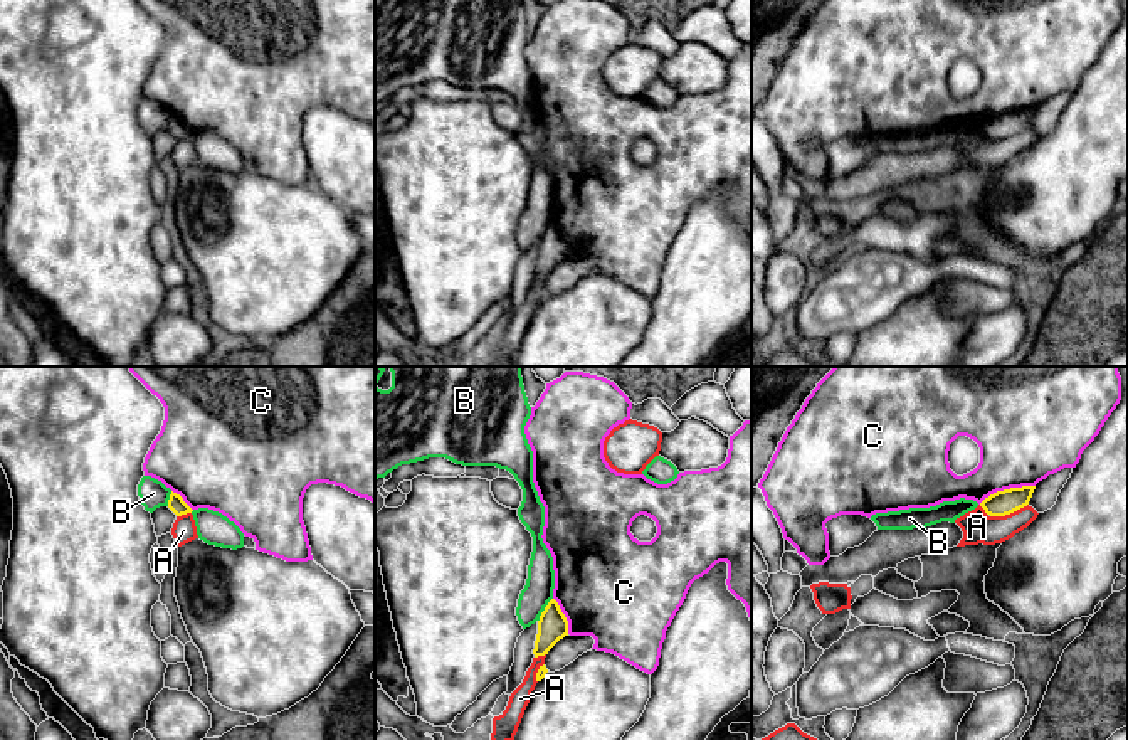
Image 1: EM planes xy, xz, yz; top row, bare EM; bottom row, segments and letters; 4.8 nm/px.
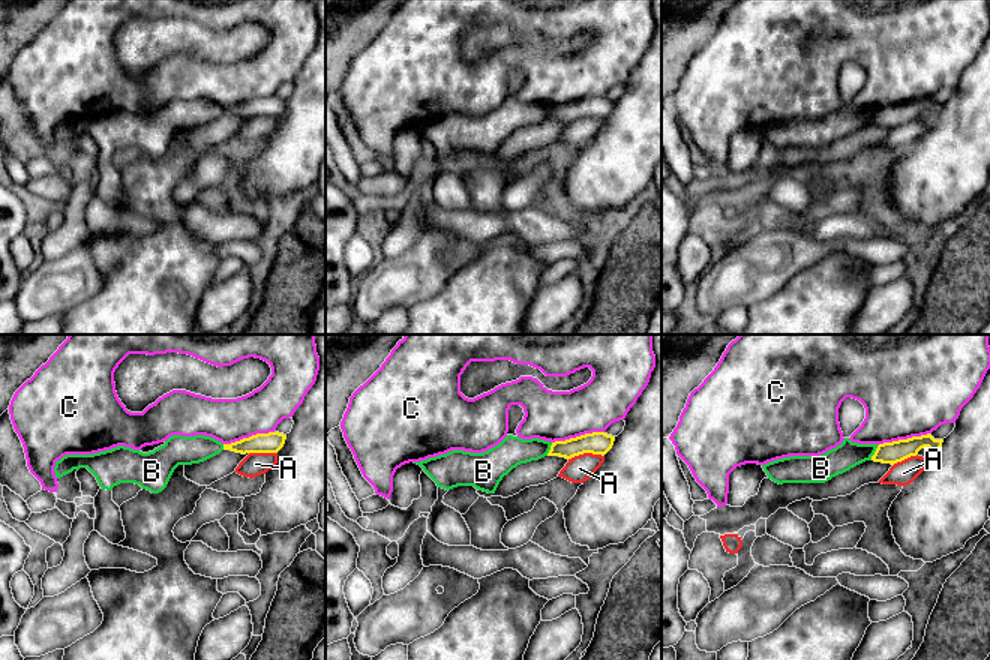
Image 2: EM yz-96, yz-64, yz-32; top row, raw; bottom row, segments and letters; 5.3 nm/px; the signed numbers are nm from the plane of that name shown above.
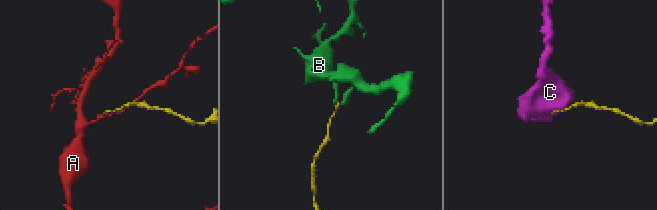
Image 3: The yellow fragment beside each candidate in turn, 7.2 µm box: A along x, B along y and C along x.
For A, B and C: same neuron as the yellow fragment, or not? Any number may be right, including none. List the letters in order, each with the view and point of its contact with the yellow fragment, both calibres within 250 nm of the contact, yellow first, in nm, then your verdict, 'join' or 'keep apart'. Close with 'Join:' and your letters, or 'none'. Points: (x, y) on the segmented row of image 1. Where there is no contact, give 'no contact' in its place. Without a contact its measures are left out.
A: meets yellow in yz at (1009, 513); 120 nm thick on the yellow side, 150 nm on the other; keep apart
B: meets yellow in xz at (545, 609); 140 nm thick on the yellow side, 140 nm on the other; keep apart
C: meets yellow in yz at (1006, 490); 120 nm thick on the yellow side, 400 nm on the other; keep apart
Join: none

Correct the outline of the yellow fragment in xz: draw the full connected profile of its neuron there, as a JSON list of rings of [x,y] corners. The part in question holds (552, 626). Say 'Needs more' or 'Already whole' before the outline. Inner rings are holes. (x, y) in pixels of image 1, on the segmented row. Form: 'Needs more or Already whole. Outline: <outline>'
Already whole. Outline: [[[551,599],[538,621],[538,634],[533,649],[535,658],[548,654],[565,636],[568,636],[568,621],[558,602]]]

